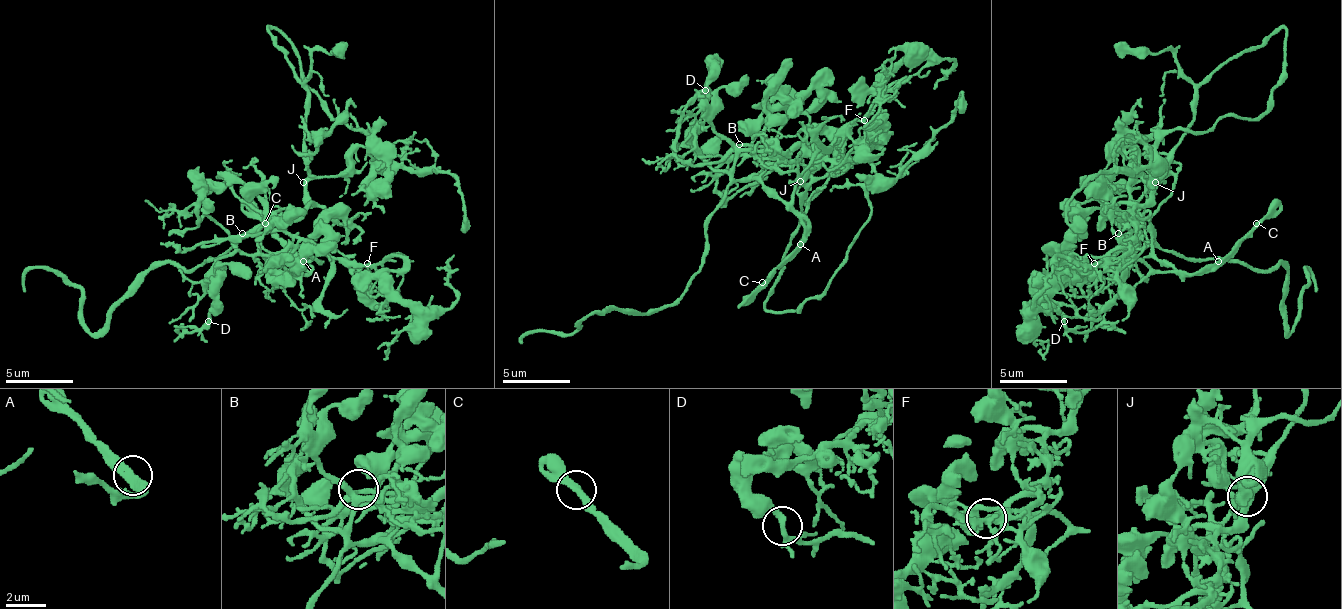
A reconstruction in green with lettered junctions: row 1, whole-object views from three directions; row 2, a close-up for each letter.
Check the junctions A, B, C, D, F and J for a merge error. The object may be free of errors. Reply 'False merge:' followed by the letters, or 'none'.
False merge: none

